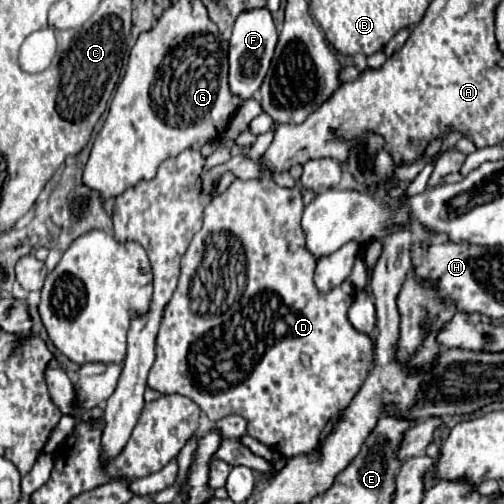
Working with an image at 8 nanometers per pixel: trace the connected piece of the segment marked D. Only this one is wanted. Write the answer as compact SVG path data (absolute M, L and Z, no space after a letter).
M259 177L251 181L241 181L235 179L227 191L221 195L213 197L211 203L203 211L203 227L195 233L193 241L189 243L187 253L181 259L181 275L177 289L171 297L171 301L165 307L165 315L157 333L155 341L155 363L151 367L151 377L149 377L149 387L157 389L159 393L179 393L183 397L189 397L193 403L199 405L199 409L211 419L217 421L219 417L227 415L241 415L247 421L247 433L267 447L275 449L279 455L285 459L291 459L299 453L307 453L315 449L321 431L325 425L339 413L343 411L353 395L359 391L363 381L367 379L367 373L371 369L373 361L373 341L369 335L359 333L347 319L347 311L353 303L355 289L349 281L343 281L343 285L331 289L331 293L321 295L315 285L313 285L313 271L315 271L315 257L307 253L305 241L303 241L303 229L301 229L301 215L303 215L303 199L301 191L297 187L279 187L275 181L269 177Z

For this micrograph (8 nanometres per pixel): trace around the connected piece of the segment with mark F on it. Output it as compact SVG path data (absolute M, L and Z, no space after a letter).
M267 7L247 9L237 17L229 45L229 87L235 95L239 95L241 99L253 97L253 93L263 83L263 77L267 75L275 45L277 45L277 29L271 11Z

